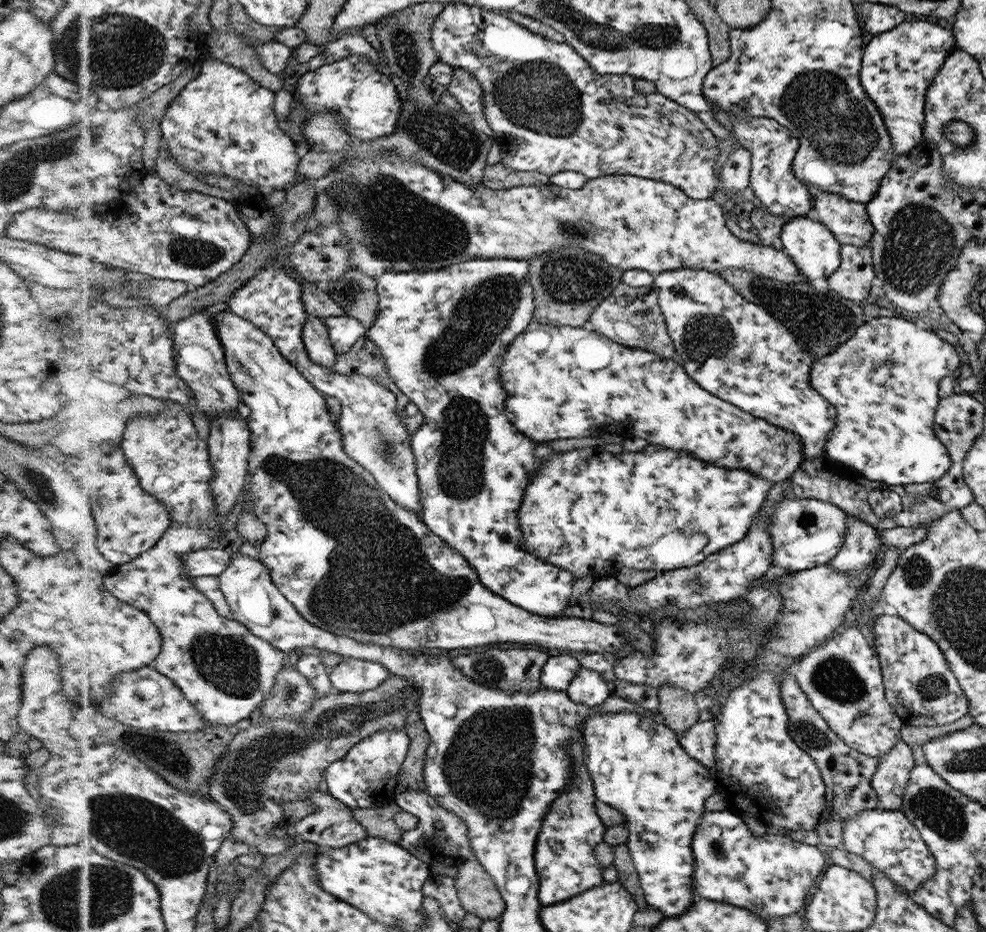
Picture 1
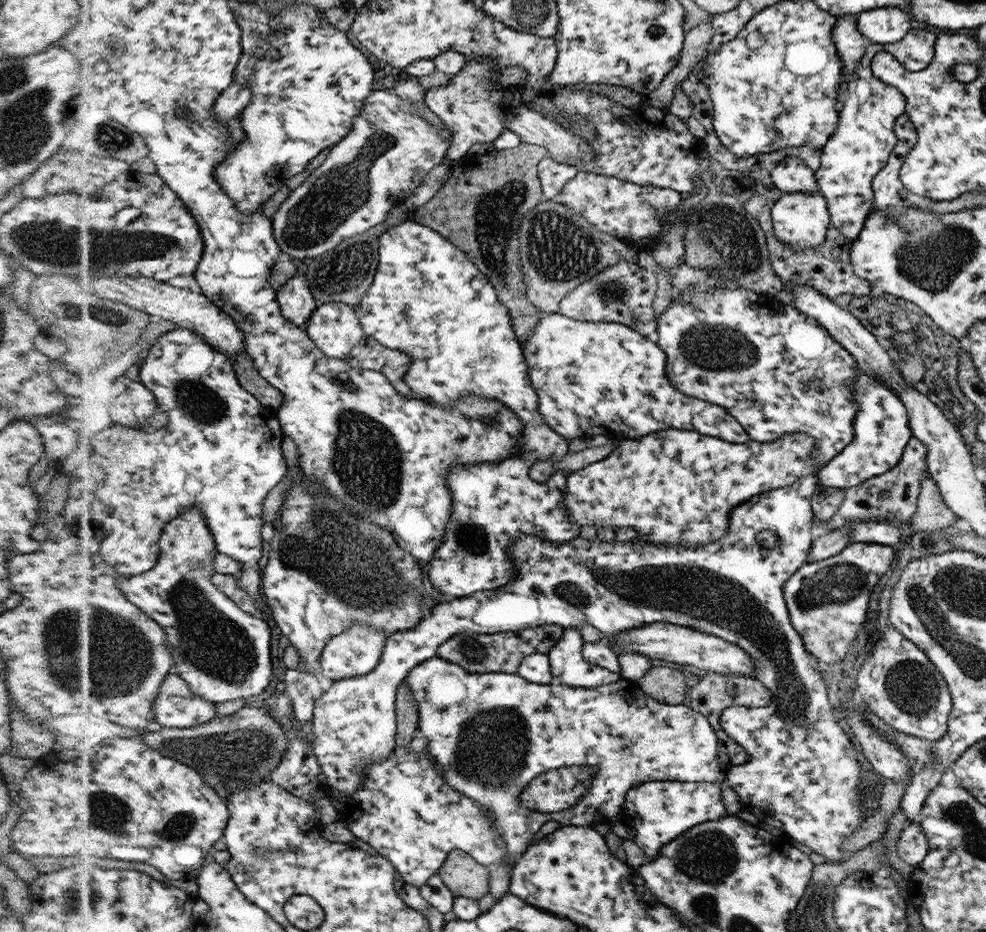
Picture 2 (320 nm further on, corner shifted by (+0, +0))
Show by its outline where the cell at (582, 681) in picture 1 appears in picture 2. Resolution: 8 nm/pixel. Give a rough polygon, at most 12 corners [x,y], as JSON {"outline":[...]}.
{"outline":[[579,628],[547,655],[553,684],[598,688],[620,674],[588,663]]}

